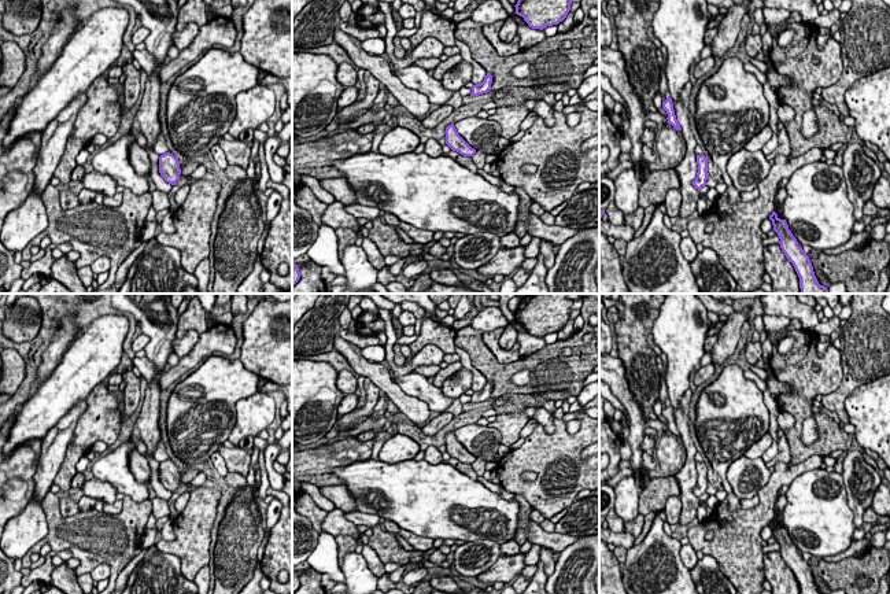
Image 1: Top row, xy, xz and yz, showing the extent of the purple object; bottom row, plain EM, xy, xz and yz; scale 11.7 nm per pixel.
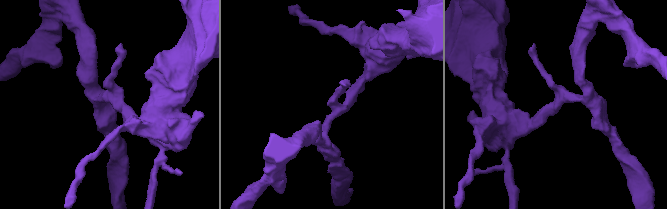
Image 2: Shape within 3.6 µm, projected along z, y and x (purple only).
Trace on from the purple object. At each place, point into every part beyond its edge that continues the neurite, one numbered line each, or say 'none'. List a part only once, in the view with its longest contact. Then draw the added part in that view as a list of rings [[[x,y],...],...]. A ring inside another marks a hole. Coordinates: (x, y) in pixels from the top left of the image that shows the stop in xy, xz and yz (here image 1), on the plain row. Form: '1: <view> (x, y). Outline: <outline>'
none

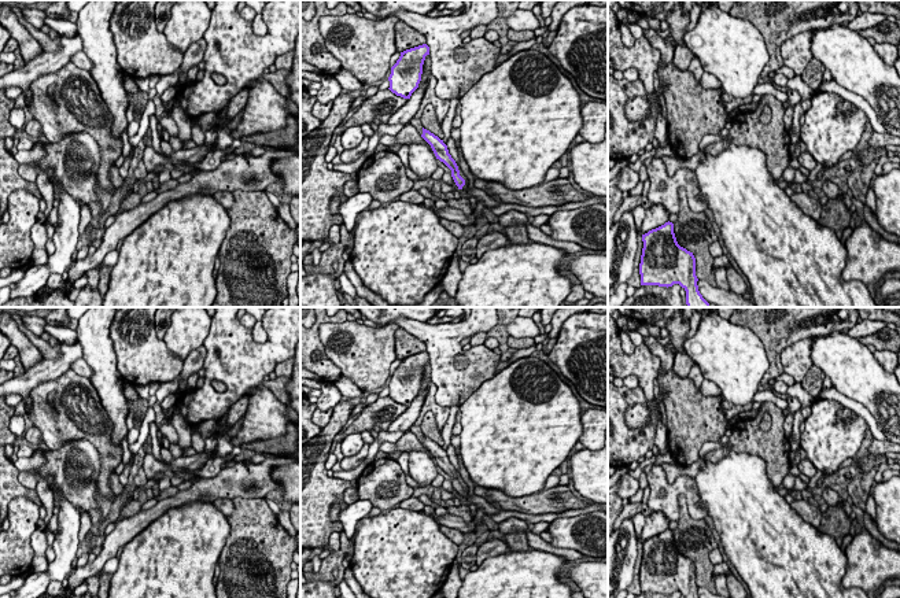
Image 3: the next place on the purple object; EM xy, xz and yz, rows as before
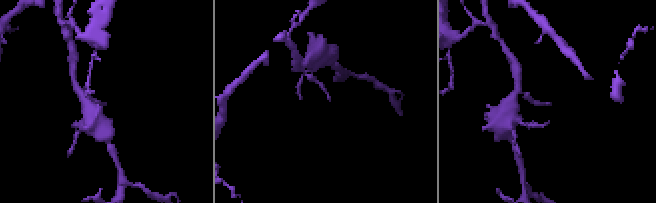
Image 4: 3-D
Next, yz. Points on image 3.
none

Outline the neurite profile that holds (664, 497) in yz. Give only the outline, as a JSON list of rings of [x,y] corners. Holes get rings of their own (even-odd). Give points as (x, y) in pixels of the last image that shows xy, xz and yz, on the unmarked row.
[[[654,465],[648,473],[650,494],[648,506],[652,512],[661,512],[670,521],[679,521],[679,497],[686,498],[687,510],[691,518],[705,518],[707,509],[700,503],[696,480],[680,475],[670,483],[661,465]]]

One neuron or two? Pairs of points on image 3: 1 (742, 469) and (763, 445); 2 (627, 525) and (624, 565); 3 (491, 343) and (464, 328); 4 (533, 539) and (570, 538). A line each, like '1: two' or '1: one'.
1: two
2: one
3: two
4: two

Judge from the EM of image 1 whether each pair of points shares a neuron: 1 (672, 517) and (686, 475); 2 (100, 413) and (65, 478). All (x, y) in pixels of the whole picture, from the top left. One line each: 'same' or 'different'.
1: different
2: same

